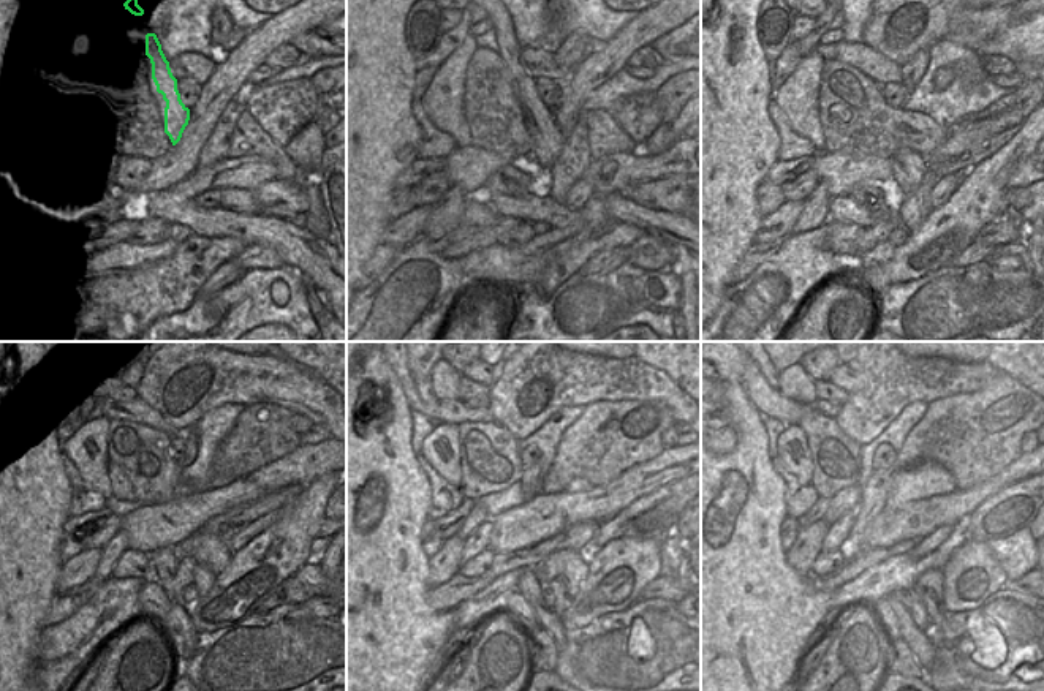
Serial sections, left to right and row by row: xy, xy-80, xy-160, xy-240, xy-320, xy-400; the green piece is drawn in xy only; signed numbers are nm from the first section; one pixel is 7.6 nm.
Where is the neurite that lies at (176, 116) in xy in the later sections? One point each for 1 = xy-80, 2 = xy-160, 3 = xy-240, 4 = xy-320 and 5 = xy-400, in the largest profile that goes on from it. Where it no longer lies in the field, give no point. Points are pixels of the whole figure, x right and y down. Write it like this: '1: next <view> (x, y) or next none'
1: next xy-80 (546, 138)
2: next xy-160 (908, 166)
3: next xy-240 (208, 549)
4: next xy-320 (574, 571)
5: next xy-400 (929, 584)

